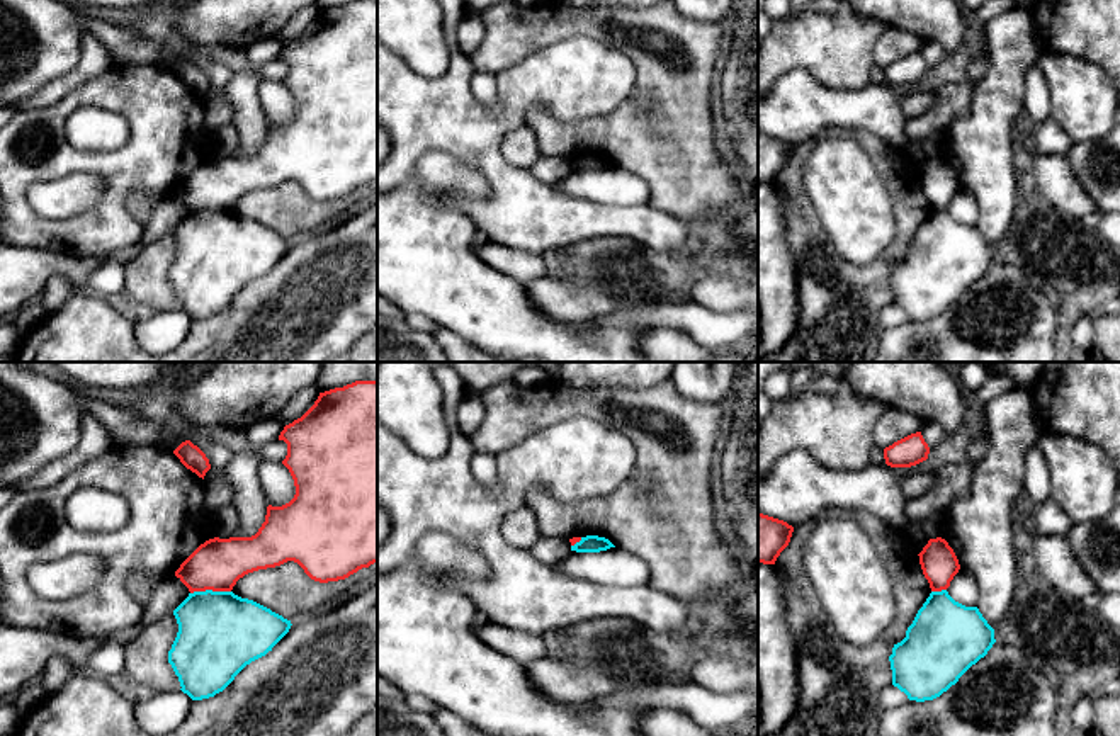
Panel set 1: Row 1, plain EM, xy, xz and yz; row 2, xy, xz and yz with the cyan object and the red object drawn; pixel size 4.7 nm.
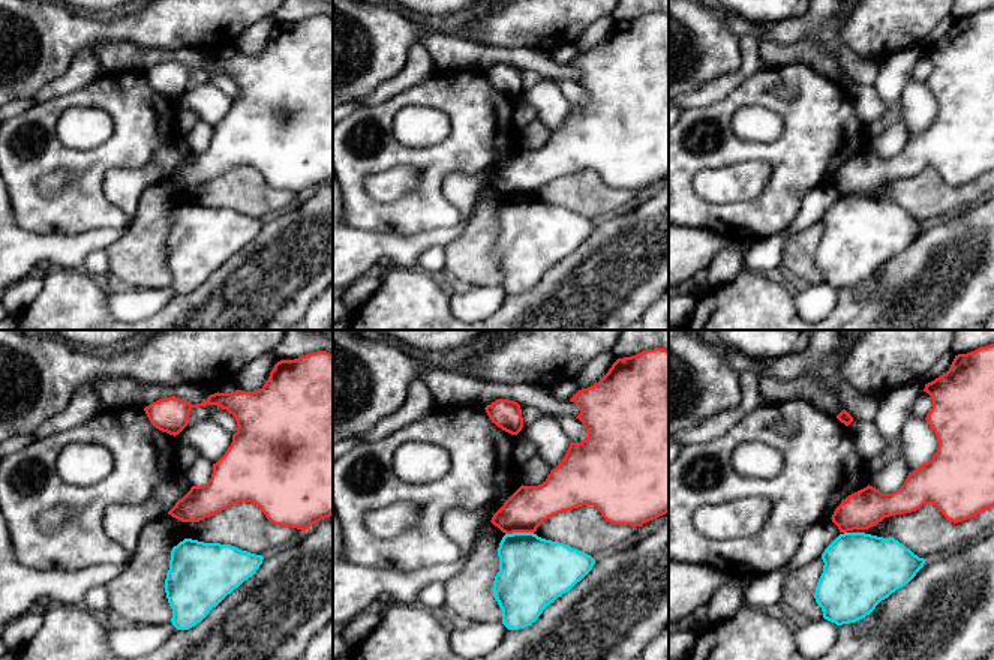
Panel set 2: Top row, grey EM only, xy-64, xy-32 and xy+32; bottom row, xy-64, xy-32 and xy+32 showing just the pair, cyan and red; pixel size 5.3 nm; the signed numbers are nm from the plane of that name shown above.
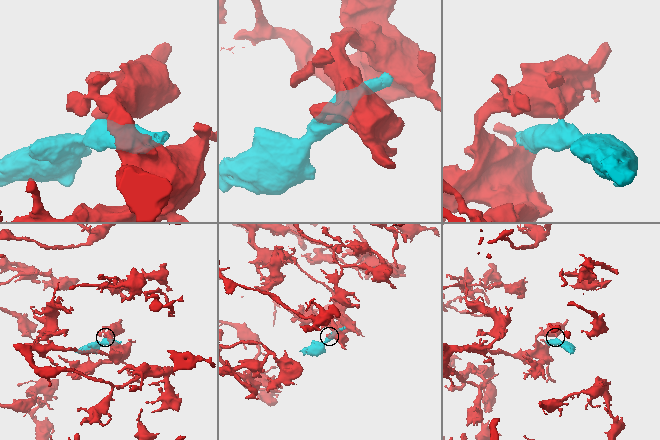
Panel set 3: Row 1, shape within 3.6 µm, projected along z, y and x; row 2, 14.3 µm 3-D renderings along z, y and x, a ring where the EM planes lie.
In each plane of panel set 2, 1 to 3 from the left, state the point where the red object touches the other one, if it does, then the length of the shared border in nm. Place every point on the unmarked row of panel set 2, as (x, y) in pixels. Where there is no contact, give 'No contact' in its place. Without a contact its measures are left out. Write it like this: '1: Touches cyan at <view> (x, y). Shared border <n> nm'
1: No contact
2: Touches cyan at xy-32 (519, 197). Shared border 150 nm
3: No contact

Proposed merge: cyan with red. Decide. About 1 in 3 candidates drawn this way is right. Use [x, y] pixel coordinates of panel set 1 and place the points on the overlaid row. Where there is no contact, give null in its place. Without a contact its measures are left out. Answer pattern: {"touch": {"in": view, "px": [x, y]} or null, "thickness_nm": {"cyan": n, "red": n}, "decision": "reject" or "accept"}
{"touch": {"in": "xy", "px": [209, 590]}, "thickness_nm": {"cyan": 400, "red": 240}, "decision": "reject"}

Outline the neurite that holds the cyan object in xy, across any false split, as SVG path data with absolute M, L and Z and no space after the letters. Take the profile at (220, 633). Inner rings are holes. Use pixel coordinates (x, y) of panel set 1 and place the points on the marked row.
M194 592L173 610L177 637L168 651L168 663L180 682L180 690L192 700L223 692L252 661L265 656L289 632L291 620L233 592Z

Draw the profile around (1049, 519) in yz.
M1050 496L1044 503L1030 508L1035 530L1040 535L1062 535L1066 537L1074 525L1067 513Z

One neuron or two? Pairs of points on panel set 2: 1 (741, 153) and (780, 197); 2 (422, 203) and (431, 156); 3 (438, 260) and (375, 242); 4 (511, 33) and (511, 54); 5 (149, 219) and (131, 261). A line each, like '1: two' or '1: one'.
1: one
2: one
3: two
4: two
5: one

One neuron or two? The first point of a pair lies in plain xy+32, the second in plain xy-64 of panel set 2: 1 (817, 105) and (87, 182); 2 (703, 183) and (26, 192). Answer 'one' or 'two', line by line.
1: one
2: two

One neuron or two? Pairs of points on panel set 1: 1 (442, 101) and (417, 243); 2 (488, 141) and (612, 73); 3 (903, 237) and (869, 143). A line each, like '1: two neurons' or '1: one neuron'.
1: two neurons
2: one neuron
3: one neuron

